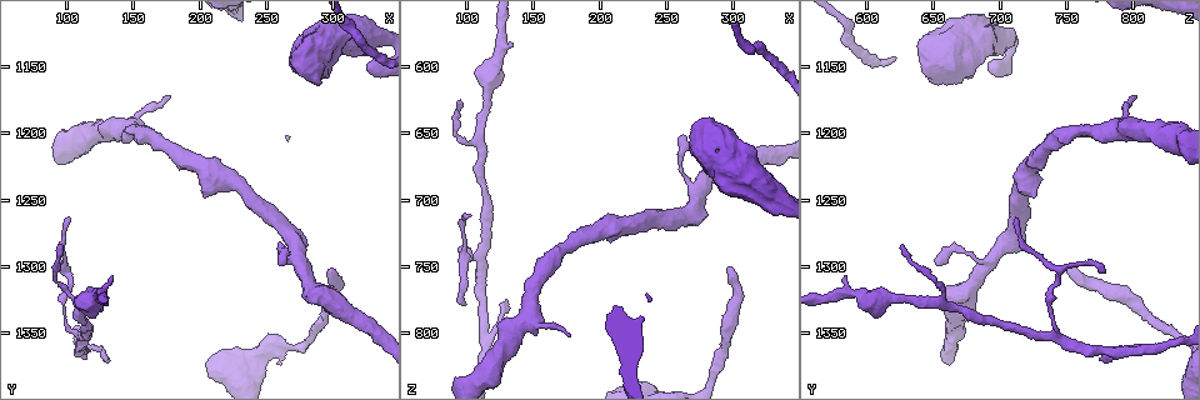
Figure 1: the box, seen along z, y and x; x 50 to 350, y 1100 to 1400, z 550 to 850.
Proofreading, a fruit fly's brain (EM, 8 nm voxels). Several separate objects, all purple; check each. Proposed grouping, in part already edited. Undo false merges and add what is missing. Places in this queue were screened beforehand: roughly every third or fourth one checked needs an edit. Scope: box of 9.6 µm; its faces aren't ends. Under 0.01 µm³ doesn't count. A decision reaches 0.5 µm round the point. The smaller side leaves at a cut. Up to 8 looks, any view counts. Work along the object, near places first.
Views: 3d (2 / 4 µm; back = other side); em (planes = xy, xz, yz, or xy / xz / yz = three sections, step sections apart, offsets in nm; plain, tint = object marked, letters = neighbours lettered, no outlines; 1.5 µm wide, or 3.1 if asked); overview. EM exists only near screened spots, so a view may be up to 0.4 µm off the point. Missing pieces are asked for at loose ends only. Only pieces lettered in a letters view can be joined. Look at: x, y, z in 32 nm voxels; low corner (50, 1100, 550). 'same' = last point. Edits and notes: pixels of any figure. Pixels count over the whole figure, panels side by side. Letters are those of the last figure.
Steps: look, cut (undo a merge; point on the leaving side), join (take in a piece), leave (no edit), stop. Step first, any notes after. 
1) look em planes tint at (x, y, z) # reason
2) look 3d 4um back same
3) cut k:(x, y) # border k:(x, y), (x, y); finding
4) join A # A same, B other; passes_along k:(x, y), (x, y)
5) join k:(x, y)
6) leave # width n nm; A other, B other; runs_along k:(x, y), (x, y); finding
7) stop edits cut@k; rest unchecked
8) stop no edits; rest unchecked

look 3d 4um at (176, 1172, 802) # tapers out

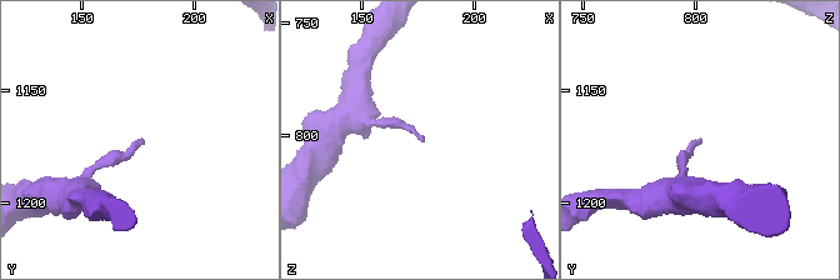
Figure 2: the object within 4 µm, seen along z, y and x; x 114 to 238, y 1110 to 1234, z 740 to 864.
look em planes letters at (176, 1172, 803)

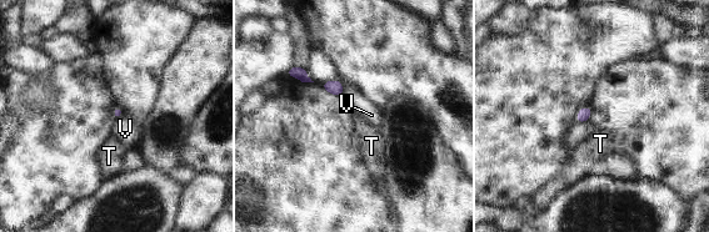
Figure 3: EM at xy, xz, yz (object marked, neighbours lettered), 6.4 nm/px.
leave # longest_contact V 70 nm; T other, V other; no lettered piece goes on from it

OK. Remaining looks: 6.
look em planes plain at (130, 1370, 776) # an open end

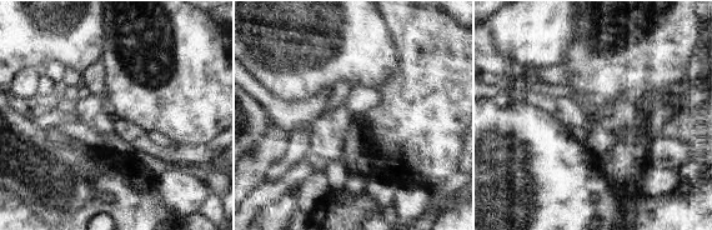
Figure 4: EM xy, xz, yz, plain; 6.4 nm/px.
look em planes letters same # what lies round it

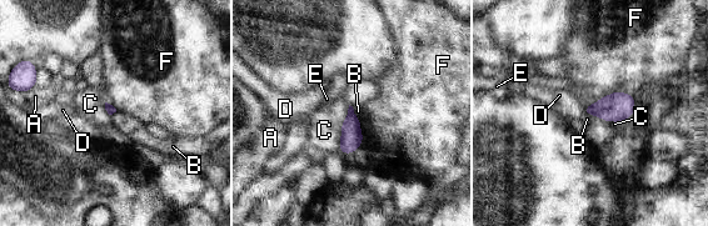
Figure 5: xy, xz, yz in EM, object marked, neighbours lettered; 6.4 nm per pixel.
leave # A other, B other, C other, D other, E other, F other; border 5:(349, 105), (342, 124), (338, 151); none of them fits

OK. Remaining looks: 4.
look 3d 4um at (260, 1288, 672) # sudden change in width

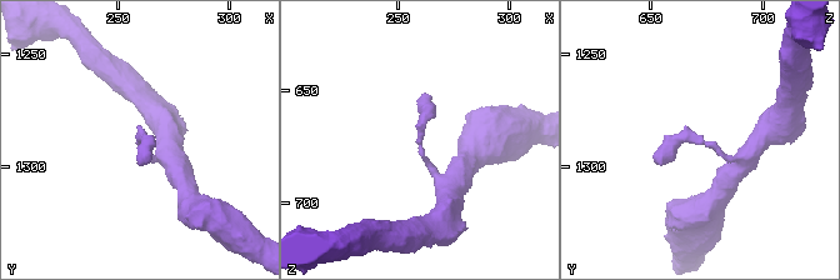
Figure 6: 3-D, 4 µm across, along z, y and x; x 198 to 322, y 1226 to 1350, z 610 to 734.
look em planes tint at (260, 1290, 670)

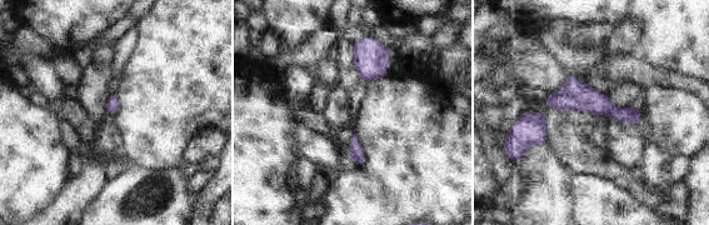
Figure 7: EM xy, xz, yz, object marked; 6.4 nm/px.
look em planes letters same # see the neighbours

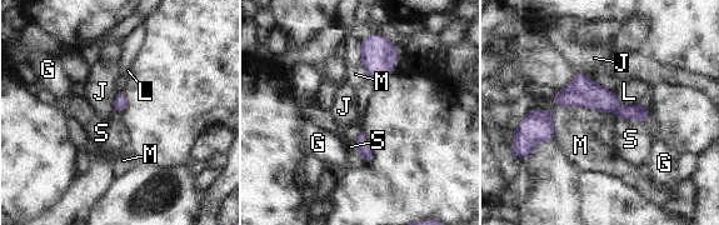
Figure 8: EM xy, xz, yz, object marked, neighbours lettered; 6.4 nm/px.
leave # width 50 nm; G other, J other, L other, M other, S other; border 8:(118, 93), (111, 111); continuous, no second neuron

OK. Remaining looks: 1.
stop no edits; rest unchecked

